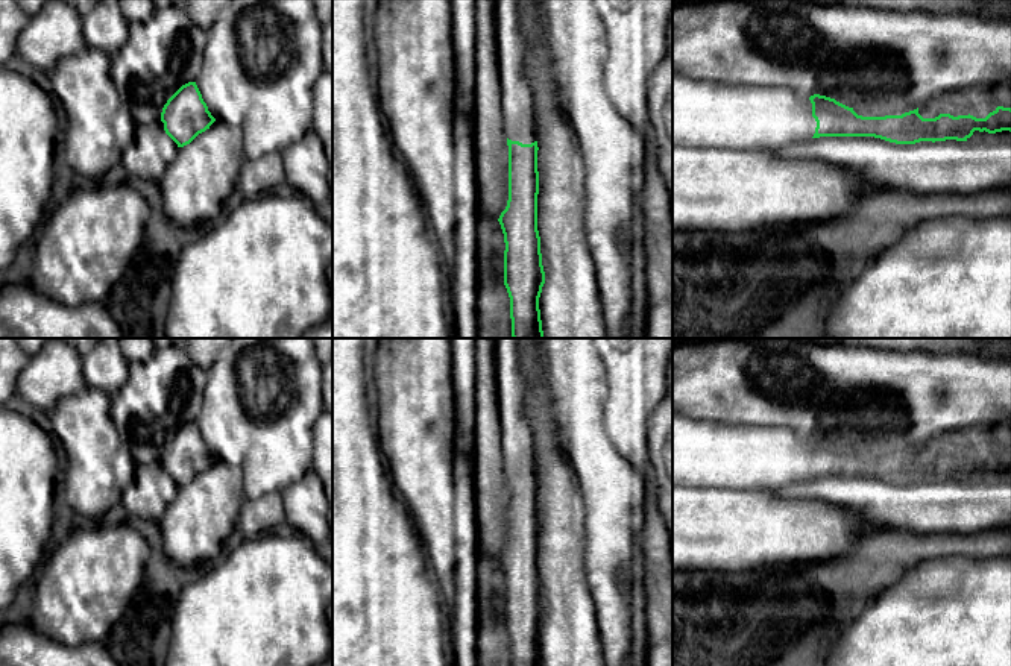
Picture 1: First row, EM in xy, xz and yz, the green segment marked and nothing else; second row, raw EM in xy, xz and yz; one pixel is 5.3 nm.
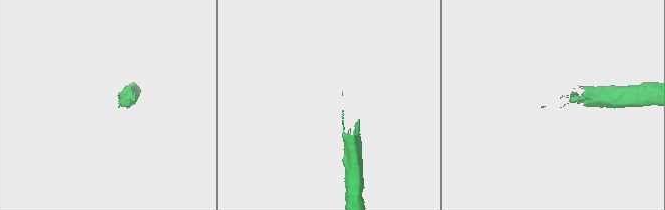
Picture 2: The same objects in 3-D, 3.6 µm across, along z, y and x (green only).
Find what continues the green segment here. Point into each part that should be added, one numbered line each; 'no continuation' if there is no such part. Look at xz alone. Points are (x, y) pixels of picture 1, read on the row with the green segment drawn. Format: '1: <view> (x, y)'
1: xz (509, 40)

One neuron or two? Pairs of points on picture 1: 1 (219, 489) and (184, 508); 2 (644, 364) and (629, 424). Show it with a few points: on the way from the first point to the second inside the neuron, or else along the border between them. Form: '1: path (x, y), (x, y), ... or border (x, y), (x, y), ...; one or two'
1: path (210, 498), (199, 508), (193, 508); one
2: path (636, 380), (636, 389), (629, 408); one

